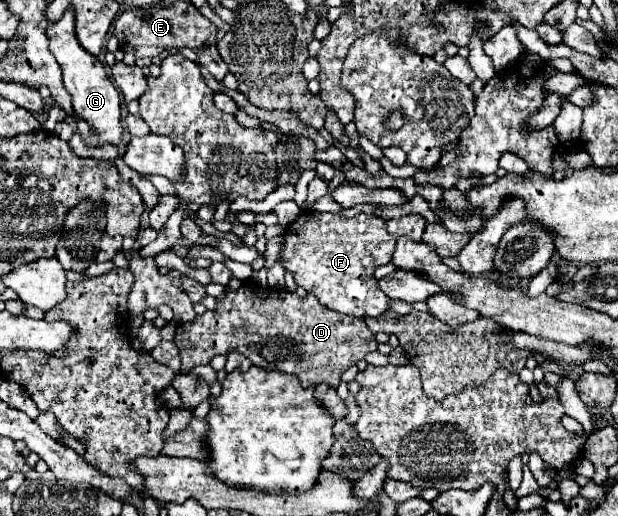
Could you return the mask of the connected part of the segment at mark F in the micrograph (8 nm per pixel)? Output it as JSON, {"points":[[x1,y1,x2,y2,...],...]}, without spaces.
{"points":[[303,211,285,229,285,243,279,253,279,261,285,267,285,271,293,275,295,283,303,287,307,293,313,293,327,309,351,317,379,317,383,311,389,309,389,299,387,295,383,295,383,291,379,291,373,271,379,265,387,265,391,261,393,249,395,249,395,237,387,233,385,221,375,215,361,213,353,219,343,219,341,215,335,213]]}

